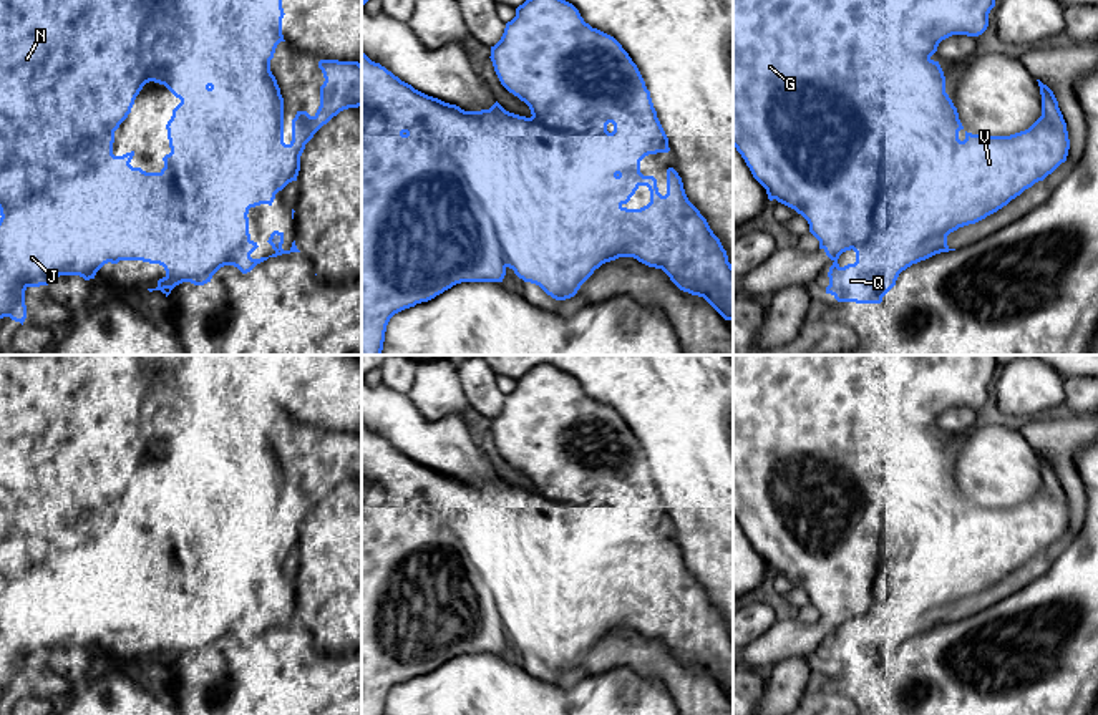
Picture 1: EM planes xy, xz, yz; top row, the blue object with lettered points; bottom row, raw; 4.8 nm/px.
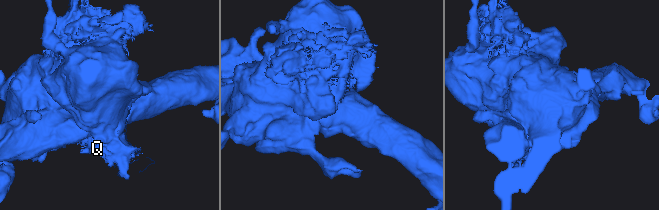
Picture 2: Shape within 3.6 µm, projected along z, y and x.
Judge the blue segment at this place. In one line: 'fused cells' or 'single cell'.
fused cells

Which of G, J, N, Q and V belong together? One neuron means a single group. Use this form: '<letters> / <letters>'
G N Q / J V

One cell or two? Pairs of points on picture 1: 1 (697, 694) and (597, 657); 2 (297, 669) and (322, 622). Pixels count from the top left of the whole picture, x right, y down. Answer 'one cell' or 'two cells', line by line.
1: one cell
2: two cells

